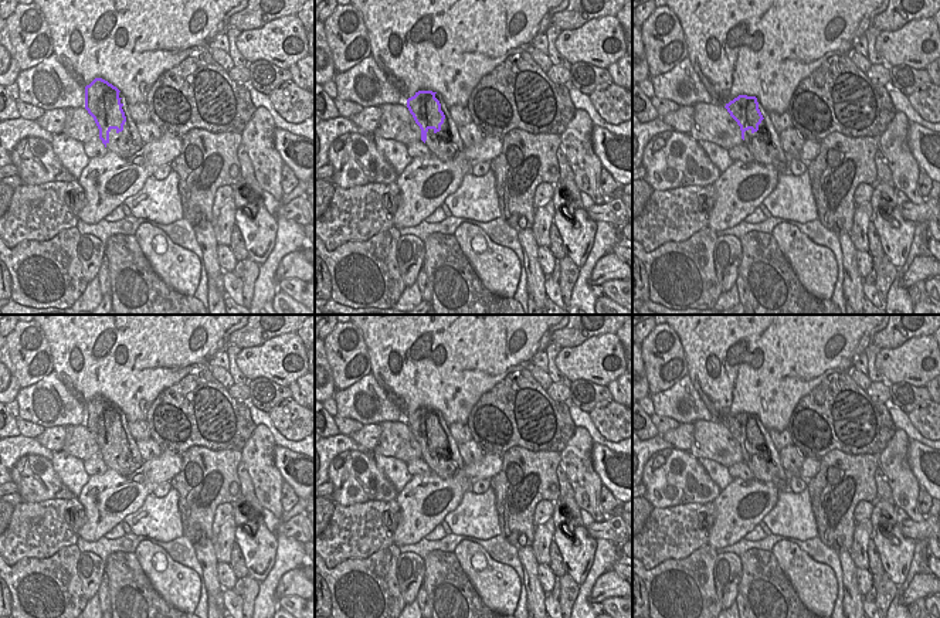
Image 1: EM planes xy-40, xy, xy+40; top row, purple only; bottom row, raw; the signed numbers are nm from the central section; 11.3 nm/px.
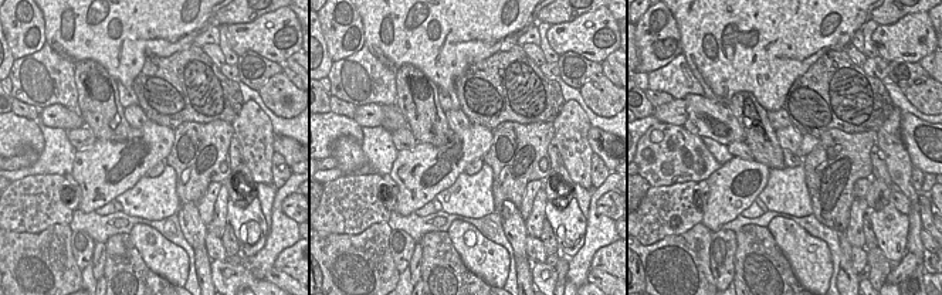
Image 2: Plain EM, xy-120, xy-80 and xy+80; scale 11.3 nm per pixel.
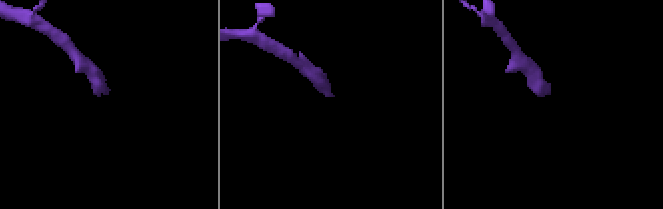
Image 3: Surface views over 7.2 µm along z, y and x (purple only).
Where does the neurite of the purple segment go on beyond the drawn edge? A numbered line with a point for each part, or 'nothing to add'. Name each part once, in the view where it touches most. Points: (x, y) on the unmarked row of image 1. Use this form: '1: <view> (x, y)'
1: xy-40 (125, 461)

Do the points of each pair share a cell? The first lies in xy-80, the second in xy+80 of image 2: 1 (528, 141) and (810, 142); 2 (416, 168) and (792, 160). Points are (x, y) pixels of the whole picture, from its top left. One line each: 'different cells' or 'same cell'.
1: different cells
2: different cells

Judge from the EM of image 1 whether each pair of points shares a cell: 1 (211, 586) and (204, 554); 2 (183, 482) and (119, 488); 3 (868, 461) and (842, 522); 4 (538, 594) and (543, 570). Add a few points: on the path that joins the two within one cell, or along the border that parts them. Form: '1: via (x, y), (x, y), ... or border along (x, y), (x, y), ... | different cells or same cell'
1: via (211, 579), (209, 562) | same cell
2: border along (182, 455), (182, 467), (169, 481) | different cells
3: via (857, 476), (857, 489), (844, 499), (842, 506) | same cell
4: border along (538, 564), (538, 581), (546, 593) | different cells

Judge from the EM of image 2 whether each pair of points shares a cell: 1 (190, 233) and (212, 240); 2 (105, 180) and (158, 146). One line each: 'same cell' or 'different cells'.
1: different cells
2: same cell

